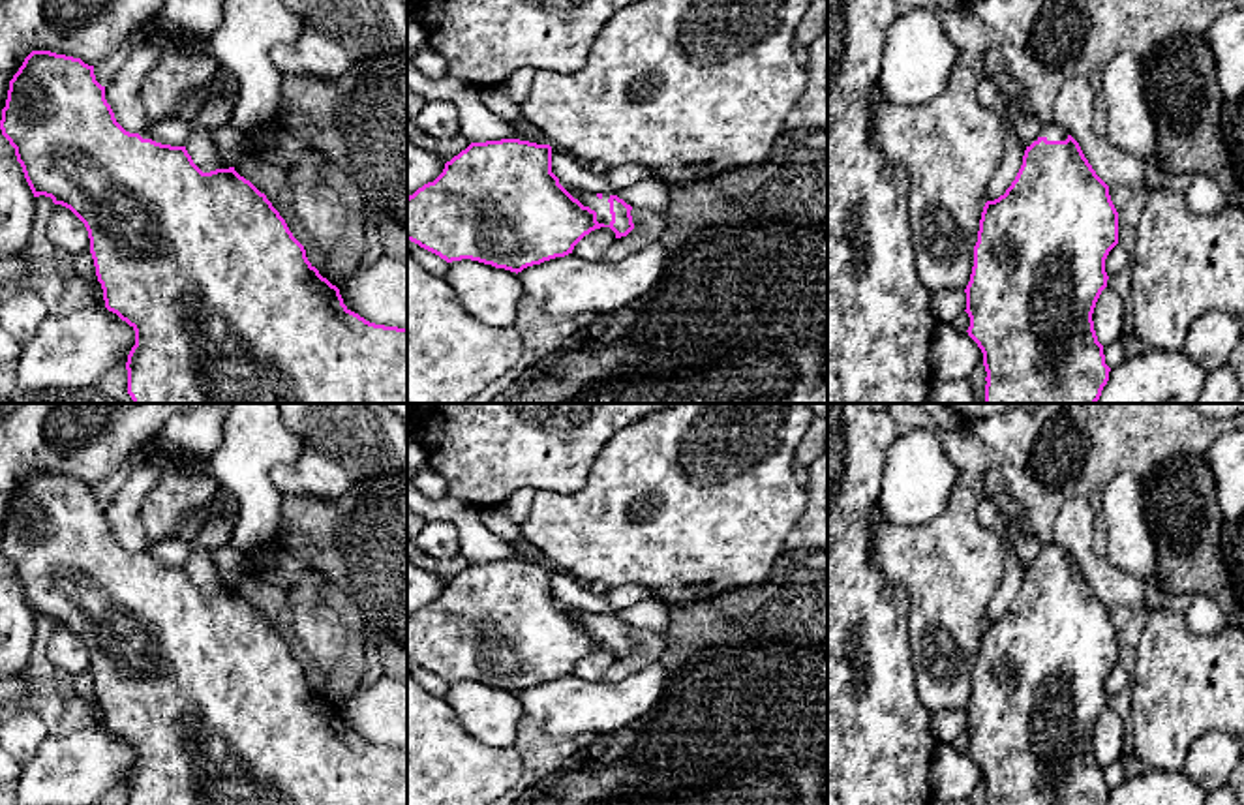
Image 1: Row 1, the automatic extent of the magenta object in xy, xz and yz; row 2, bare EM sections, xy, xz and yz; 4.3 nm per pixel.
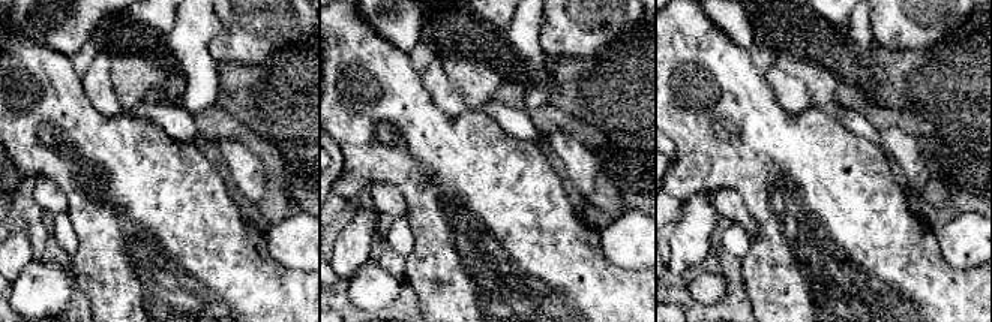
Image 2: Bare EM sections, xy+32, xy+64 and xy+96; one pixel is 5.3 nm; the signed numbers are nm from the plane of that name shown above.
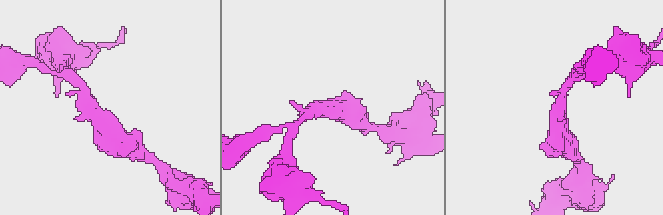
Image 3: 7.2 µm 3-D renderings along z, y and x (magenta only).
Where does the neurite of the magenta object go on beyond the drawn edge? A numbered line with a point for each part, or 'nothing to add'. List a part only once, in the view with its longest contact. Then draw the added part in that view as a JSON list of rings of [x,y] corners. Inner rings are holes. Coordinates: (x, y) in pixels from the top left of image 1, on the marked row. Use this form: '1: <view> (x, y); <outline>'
1: xz (601, 207); [[[559,182],[574,199],[578,199],[584,206],[589,206],[591,210],[597,212],[597,221],[610,225],[612,214],[610,214],[610,193],[602,193],[599,199],[597,193],[587,191],[587,190],[576,190],[565,182]]]

